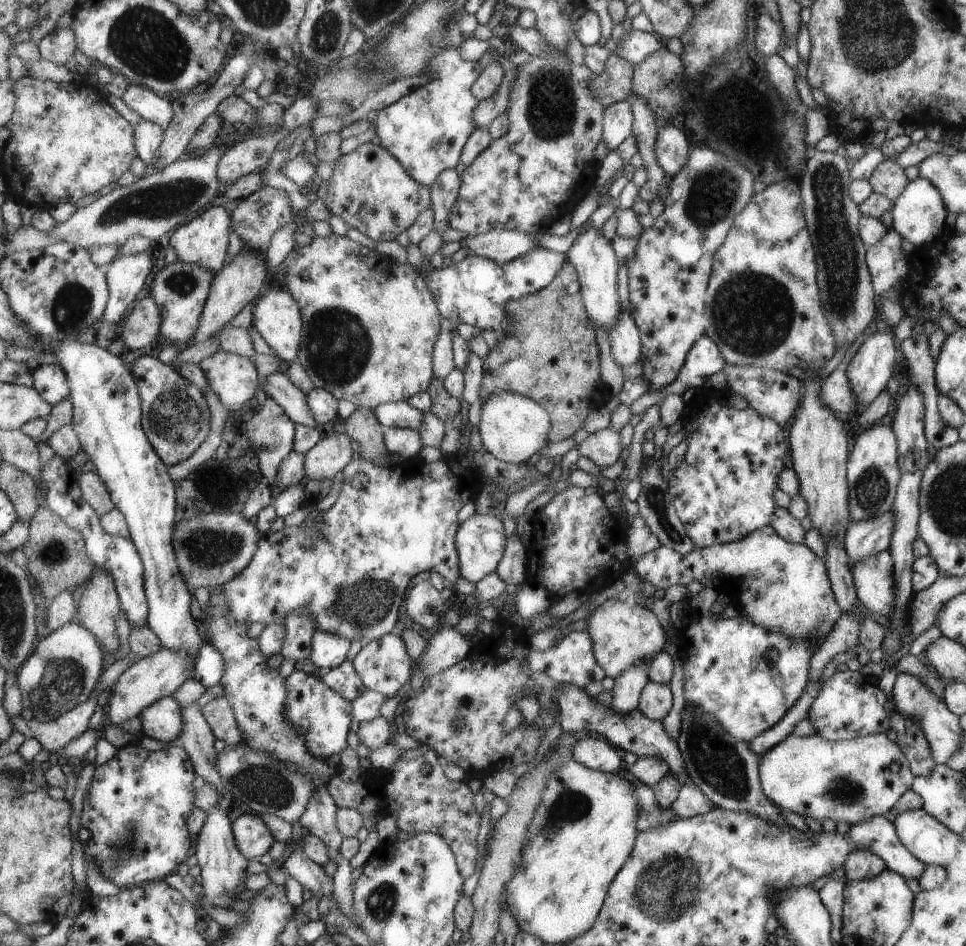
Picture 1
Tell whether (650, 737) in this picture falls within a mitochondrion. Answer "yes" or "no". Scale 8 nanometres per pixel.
no

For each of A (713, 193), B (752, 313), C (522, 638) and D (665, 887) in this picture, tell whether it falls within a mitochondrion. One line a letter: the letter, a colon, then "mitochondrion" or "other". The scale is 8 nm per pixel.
A: mitochondrion
B: mitochondrion
C: other
D: mitochondrion

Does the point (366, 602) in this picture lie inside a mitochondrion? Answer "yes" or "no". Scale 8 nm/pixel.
yes

